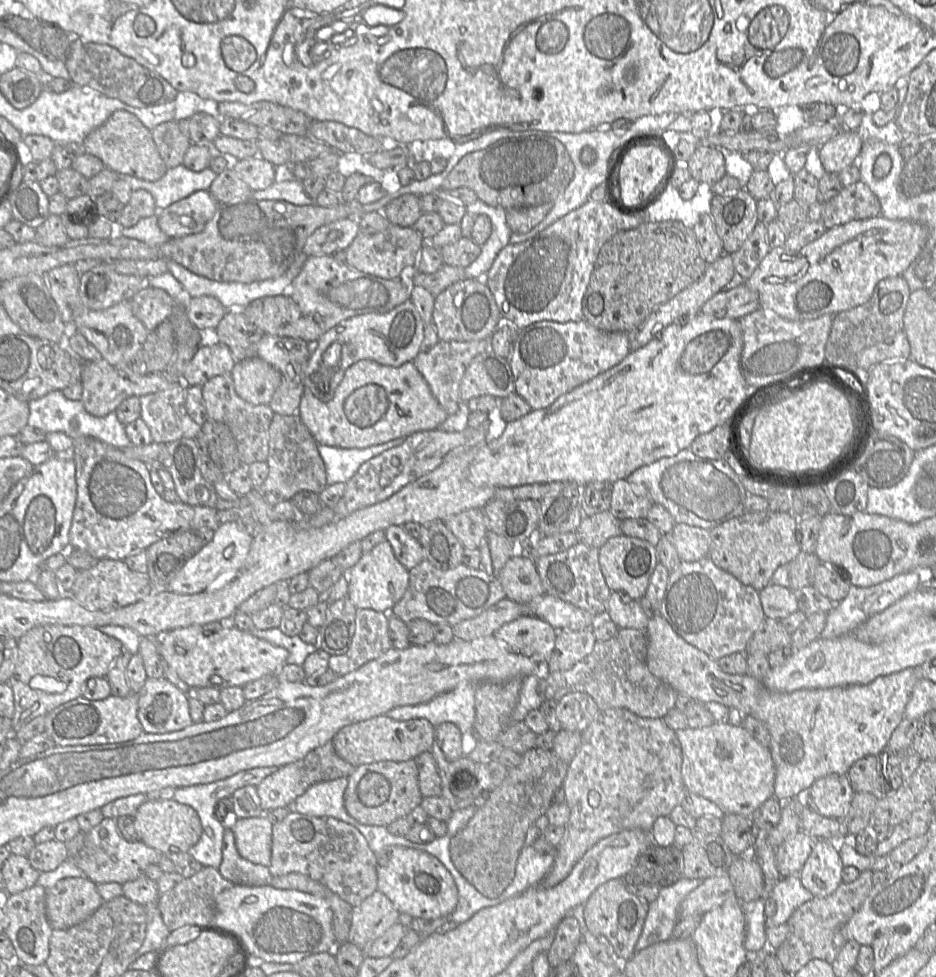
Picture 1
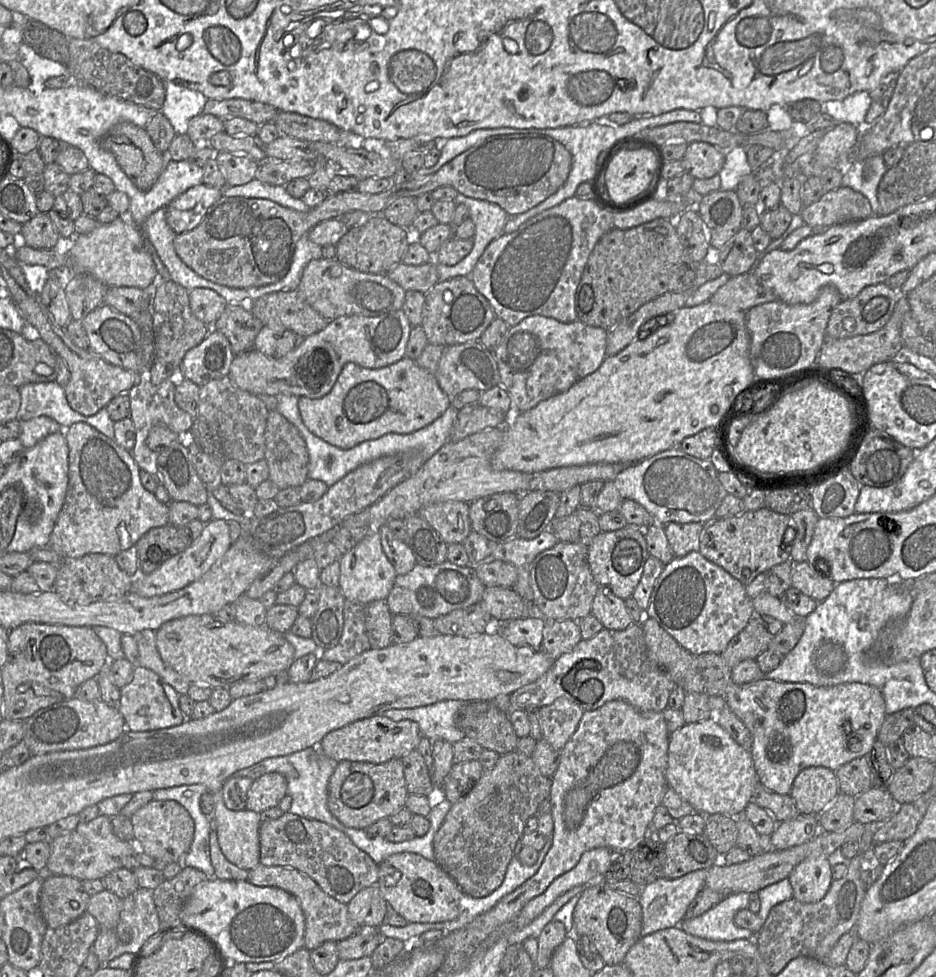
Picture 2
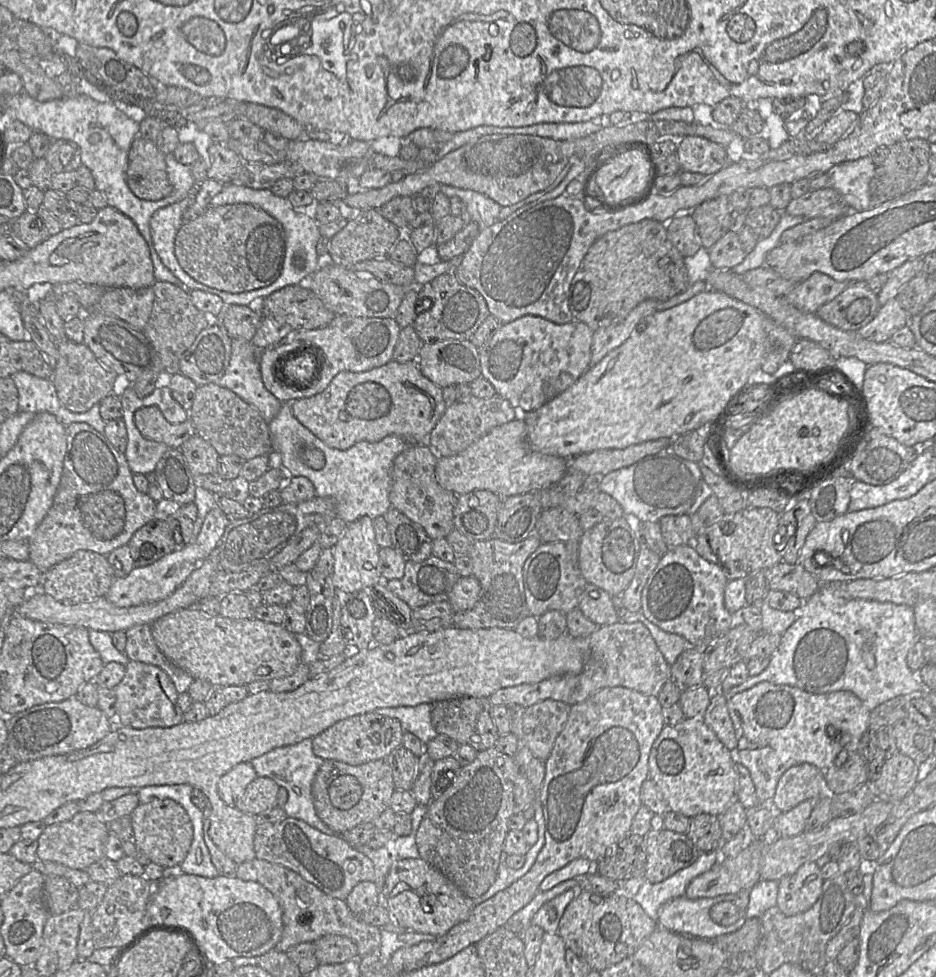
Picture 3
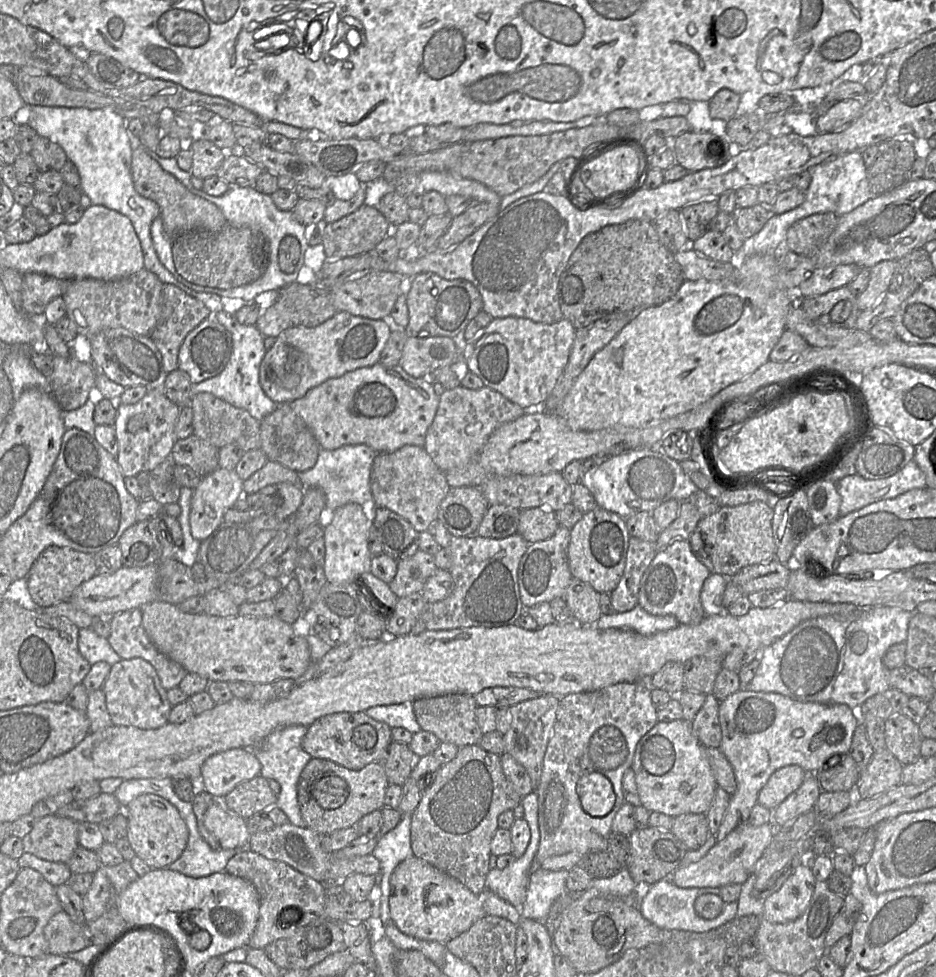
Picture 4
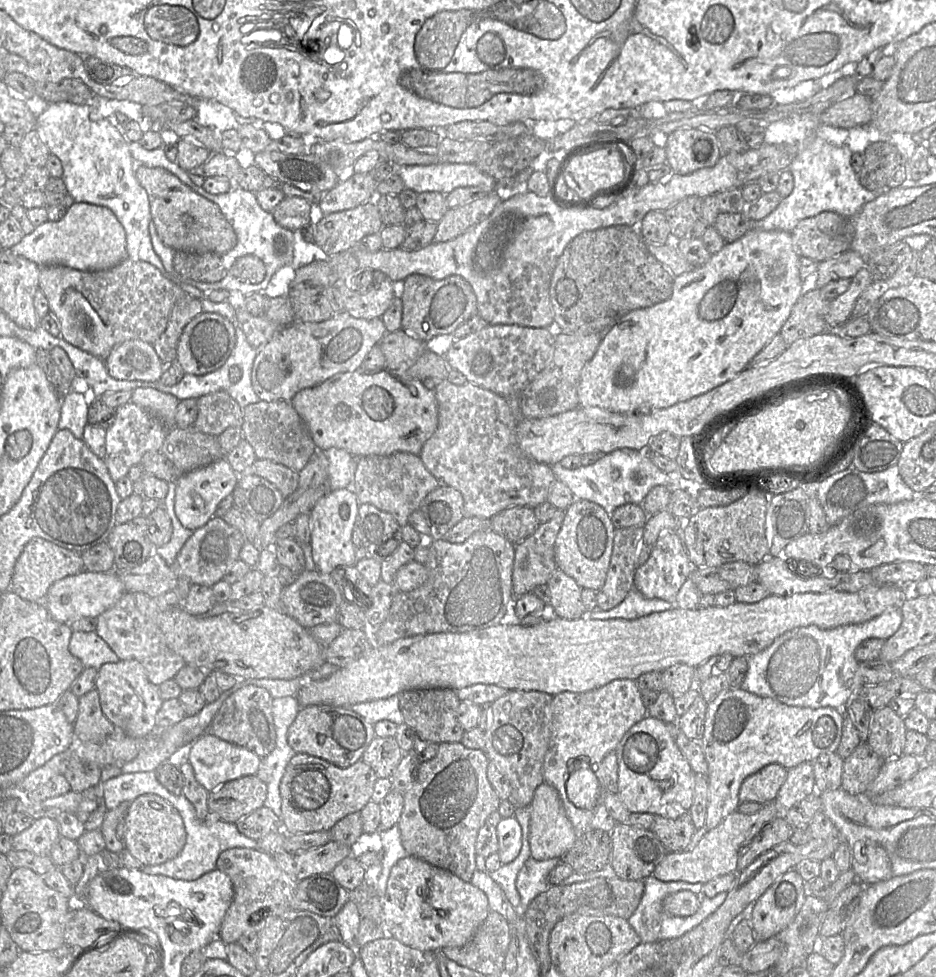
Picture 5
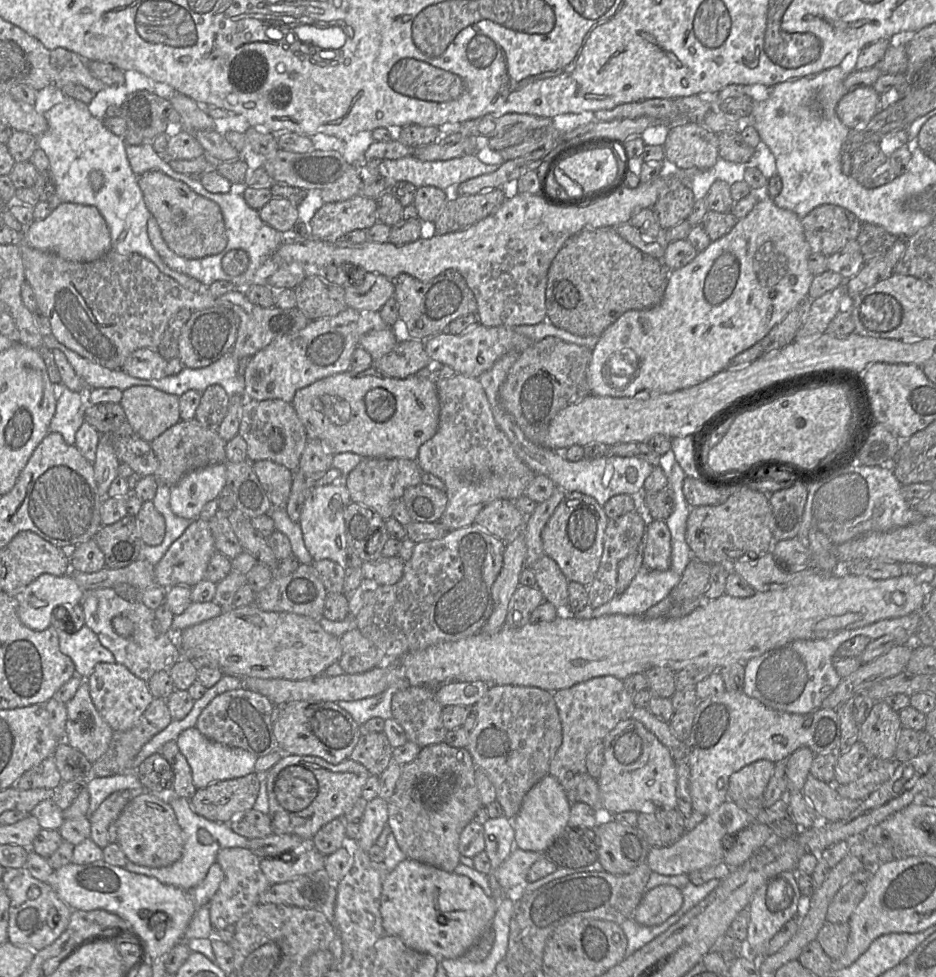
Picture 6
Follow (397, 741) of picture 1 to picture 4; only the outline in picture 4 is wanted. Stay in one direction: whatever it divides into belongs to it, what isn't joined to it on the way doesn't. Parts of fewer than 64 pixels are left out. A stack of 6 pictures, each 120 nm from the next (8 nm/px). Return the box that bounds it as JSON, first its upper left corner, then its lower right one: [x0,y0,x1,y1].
[301,712,392,770]

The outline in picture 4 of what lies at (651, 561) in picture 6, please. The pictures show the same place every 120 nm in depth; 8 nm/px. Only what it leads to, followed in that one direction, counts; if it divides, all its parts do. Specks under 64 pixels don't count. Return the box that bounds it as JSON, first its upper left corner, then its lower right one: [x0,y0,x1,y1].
[638,540,710,625]

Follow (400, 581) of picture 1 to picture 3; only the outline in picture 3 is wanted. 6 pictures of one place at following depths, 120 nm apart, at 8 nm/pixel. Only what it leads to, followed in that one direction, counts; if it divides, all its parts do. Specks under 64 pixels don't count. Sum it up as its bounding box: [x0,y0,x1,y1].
[331,516,382,593]

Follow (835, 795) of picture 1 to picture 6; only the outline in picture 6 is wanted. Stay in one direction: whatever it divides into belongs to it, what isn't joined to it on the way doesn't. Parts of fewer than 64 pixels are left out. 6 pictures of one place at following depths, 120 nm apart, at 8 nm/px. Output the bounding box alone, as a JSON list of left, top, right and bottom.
[728,760,774,803]

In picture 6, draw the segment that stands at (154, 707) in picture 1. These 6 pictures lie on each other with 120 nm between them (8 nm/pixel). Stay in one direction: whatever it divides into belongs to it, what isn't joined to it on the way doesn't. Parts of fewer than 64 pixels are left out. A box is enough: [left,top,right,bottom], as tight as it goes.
[85,662,154,731]

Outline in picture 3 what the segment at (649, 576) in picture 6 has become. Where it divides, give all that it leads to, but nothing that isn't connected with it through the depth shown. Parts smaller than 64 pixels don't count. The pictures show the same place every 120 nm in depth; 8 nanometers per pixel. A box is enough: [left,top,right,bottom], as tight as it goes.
[619,611,692,666]

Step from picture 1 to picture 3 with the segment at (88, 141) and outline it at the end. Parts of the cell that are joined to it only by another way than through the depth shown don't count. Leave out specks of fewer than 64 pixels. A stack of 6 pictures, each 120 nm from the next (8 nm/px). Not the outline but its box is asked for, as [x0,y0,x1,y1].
[126,135,173,201]

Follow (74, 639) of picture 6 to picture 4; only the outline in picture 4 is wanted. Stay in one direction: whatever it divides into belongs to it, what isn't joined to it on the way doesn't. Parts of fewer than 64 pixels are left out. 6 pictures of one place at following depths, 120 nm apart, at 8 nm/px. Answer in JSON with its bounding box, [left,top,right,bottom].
[78,629,122,666]

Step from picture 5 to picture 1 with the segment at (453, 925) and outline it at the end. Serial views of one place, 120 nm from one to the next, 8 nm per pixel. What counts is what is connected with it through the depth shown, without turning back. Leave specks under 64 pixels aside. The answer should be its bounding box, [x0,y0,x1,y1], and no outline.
[376,846,458,919]

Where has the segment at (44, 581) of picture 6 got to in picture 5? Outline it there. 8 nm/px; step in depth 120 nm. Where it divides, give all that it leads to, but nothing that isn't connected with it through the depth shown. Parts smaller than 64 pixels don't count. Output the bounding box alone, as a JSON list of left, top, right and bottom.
[41,570,127,624]

